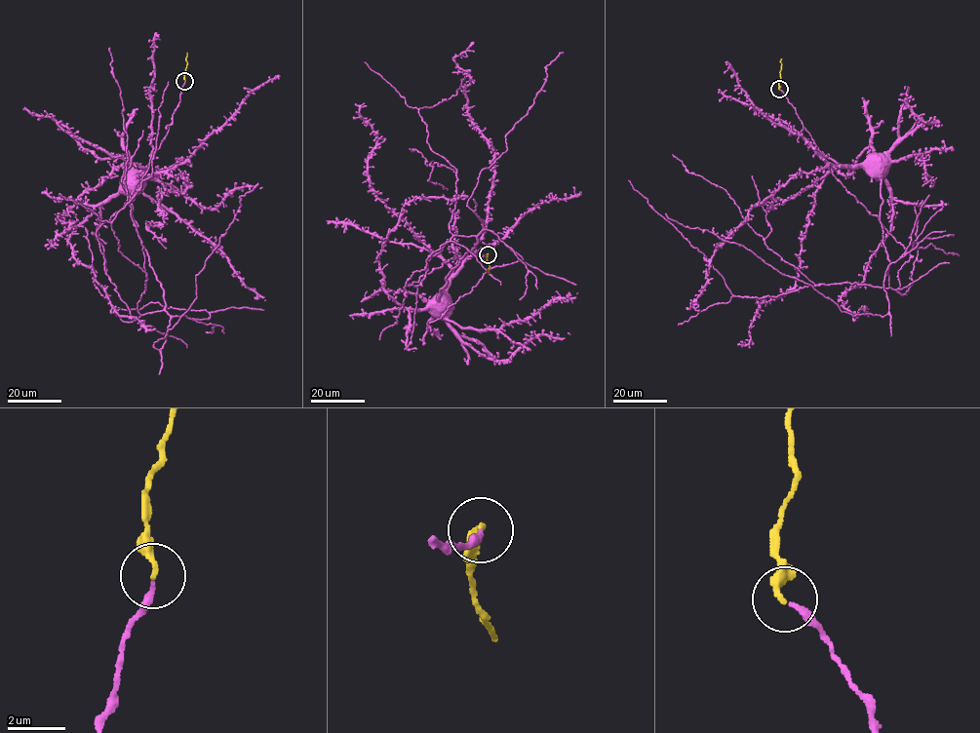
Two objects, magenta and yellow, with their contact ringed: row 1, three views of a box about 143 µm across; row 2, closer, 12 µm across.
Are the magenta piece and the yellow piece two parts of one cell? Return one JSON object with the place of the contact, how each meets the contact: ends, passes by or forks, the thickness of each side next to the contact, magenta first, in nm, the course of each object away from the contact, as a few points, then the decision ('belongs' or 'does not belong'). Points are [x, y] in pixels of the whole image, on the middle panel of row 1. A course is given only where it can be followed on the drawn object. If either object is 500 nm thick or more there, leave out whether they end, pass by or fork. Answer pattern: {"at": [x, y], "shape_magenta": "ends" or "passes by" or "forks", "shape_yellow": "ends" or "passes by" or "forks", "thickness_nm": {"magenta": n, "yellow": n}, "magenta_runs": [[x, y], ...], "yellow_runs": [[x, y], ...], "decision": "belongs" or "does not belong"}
{"at": [488, 254], "shape_magenta": "ends", "shape_yellow": "ends", "thickness_nm": {"magenta": 240, "yellow": 200}, "magenta_runs": [[488, 254], [459, 259], [452, 269], [452, 279], [440, 312]], "yellow_runs": [[488, 254], [489, 274]], "decision": "belongs"}

